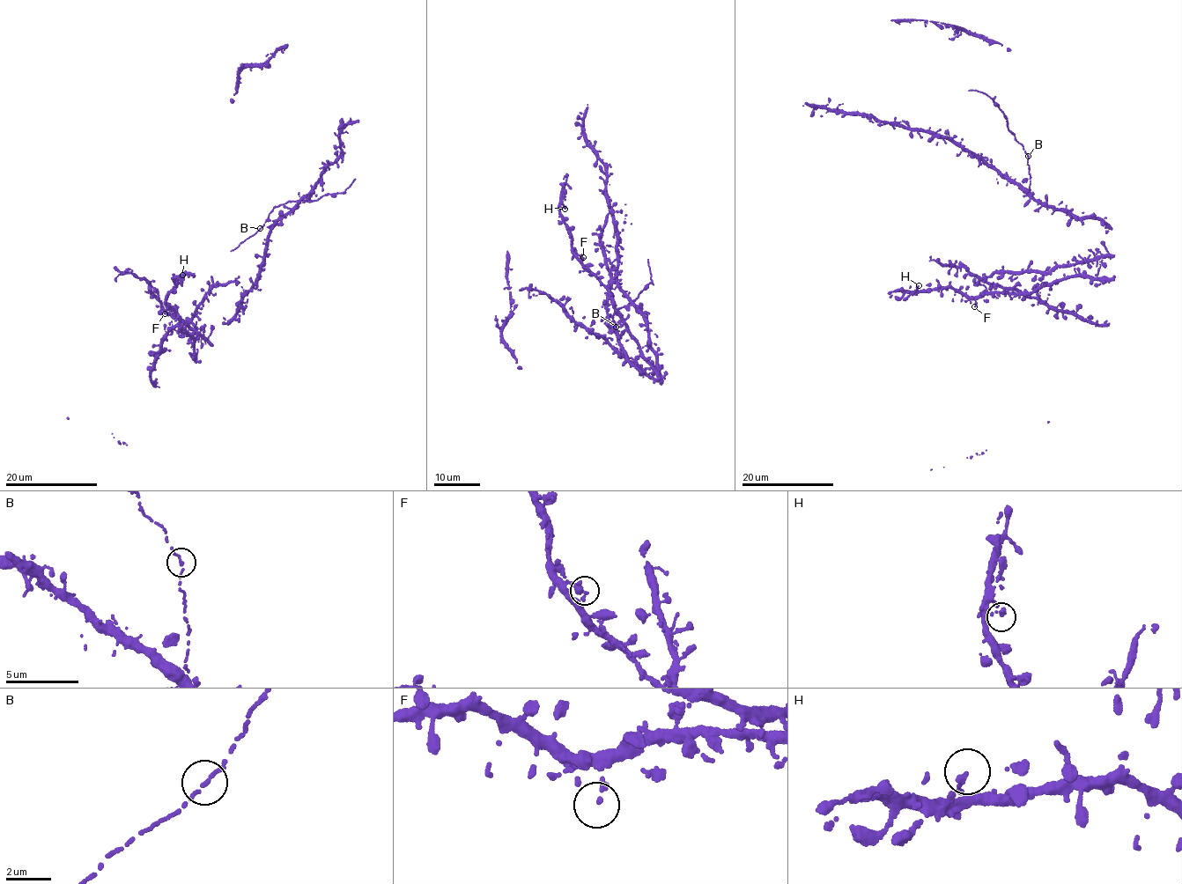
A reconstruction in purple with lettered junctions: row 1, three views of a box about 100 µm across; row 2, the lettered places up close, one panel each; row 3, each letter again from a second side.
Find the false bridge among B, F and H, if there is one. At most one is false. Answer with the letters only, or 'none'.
none

